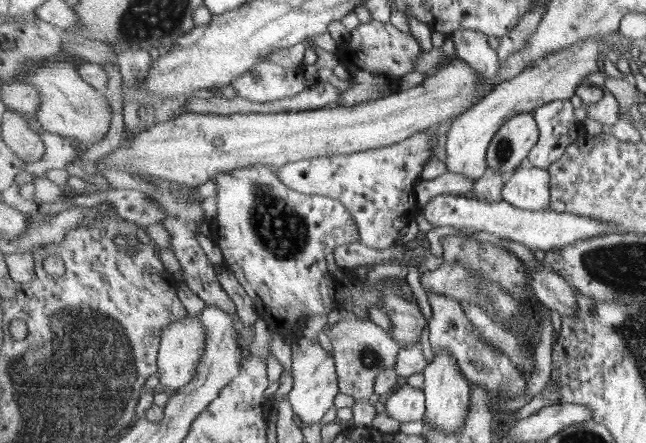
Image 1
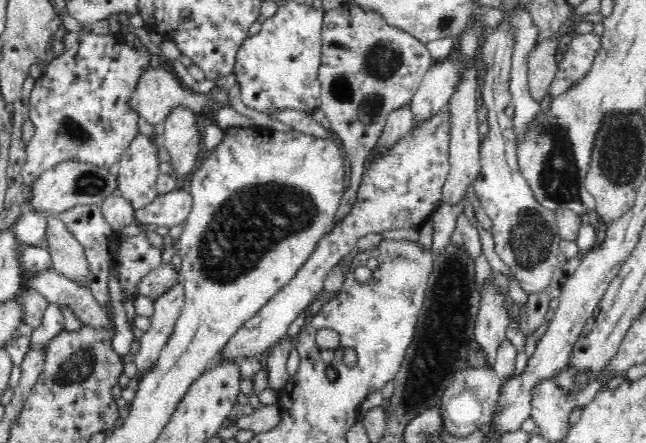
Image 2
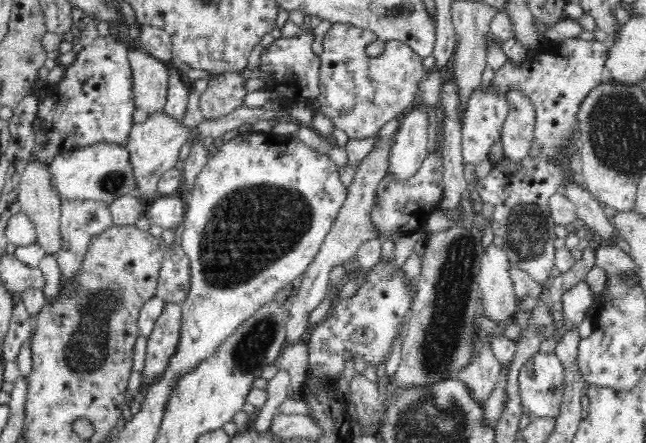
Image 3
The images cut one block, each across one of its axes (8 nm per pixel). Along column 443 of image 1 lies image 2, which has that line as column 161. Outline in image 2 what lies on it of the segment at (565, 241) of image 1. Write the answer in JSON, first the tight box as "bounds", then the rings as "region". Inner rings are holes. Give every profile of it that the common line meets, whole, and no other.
{"bounds":[132,188,194,229],"region":[[[175,188],[166,194],[156,196],[155,200],[144,208],[135,210],[132,222],[136,221],[143,226],[156,224],[170,229],[185,222],[192,208],[194,208],[192,195],[186,190]]]}

